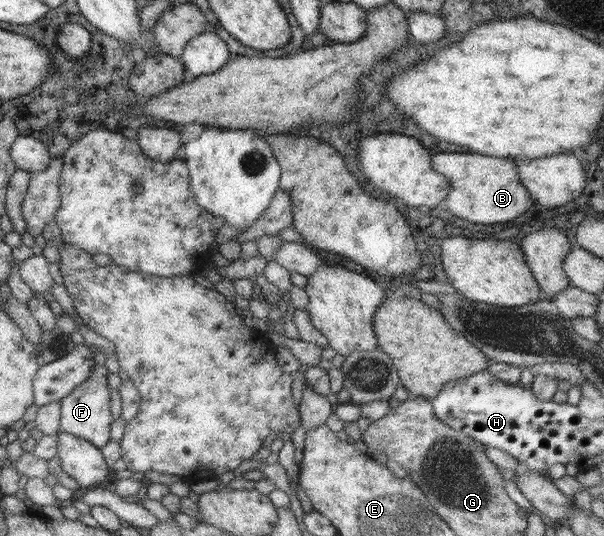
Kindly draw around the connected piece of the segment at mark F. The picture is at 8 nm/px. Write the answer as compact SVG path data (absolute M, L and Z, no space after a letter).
M95 350L95 366L85 380L83 385L77 386L67 397L60 400L61 420L60 430L75 435L80 439L85 439L102 449L109 440L111 441L111 423L113 413L111 413L111 396L108 386L107 376L109 371L105 367L105 354L101 350Z

